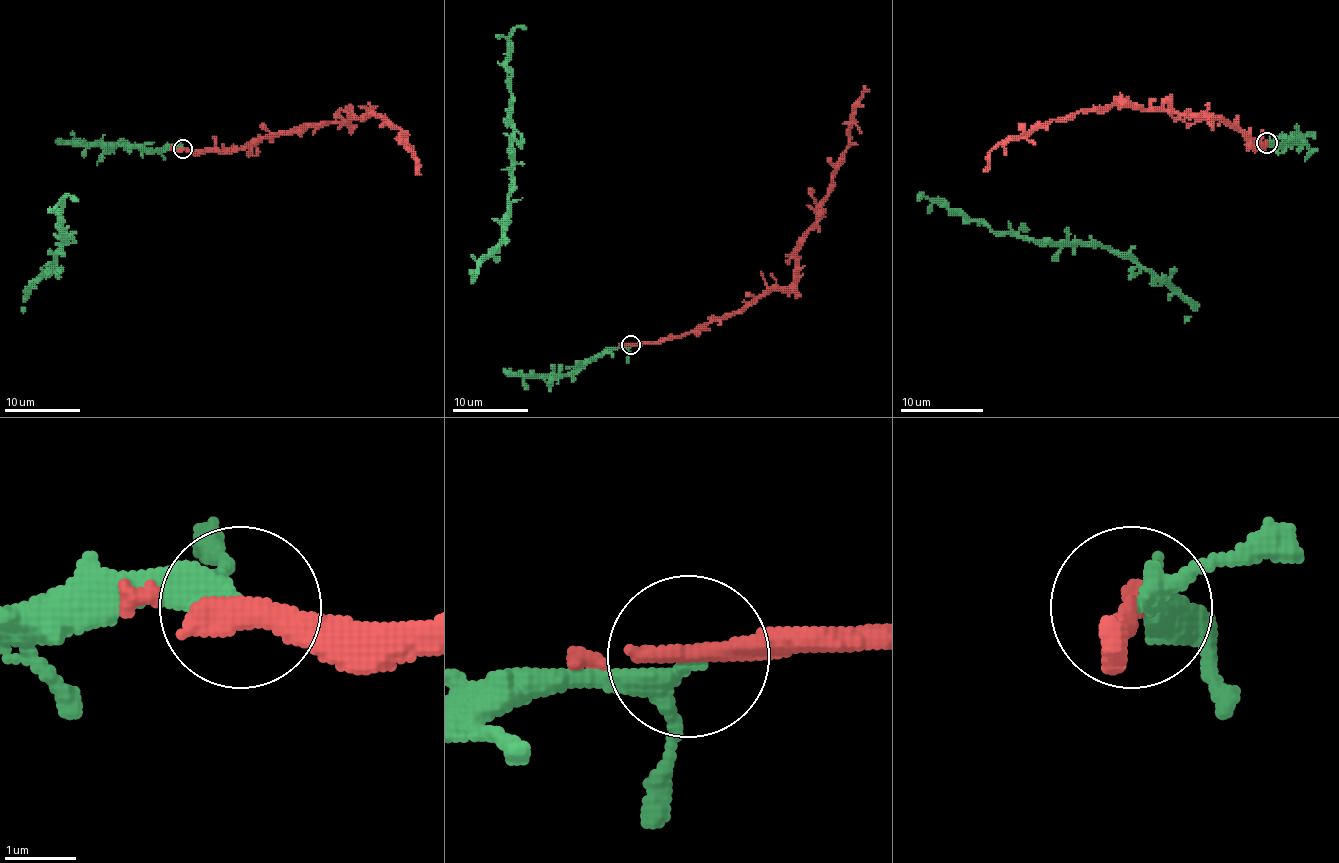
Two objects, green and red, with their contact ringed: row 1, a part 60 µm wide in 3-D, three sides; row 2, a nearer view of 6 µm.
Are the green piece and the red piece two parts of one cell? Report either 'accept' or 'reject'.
accept

